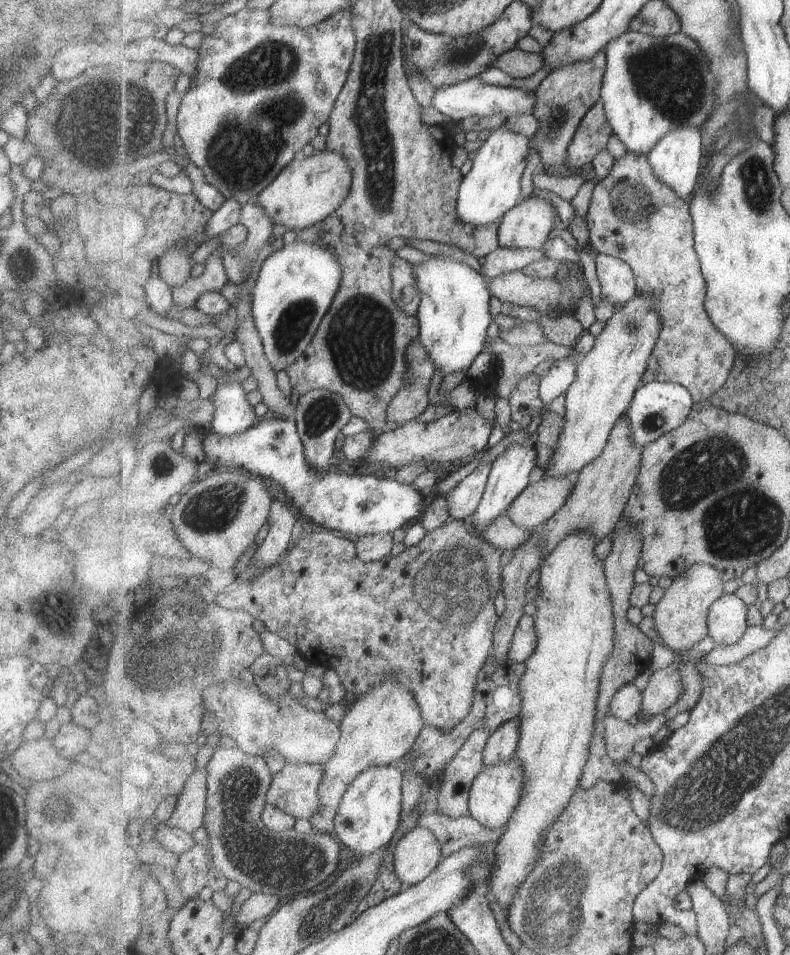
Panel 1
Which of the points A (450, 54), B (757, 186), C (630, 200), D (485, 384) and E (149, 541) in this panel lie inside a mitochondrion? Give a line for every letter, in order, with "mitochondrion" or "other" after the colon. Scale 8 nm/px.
A: mitochondrion
B: mitochondrion
C: mitochondrion
D: other
E: other

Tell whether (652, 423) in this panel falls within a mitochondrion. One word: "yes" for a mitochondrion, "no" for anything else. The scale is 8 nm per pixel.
yes

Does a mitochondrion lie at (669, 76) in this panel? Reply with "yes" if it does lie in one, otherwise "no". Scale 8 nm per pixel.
yes

